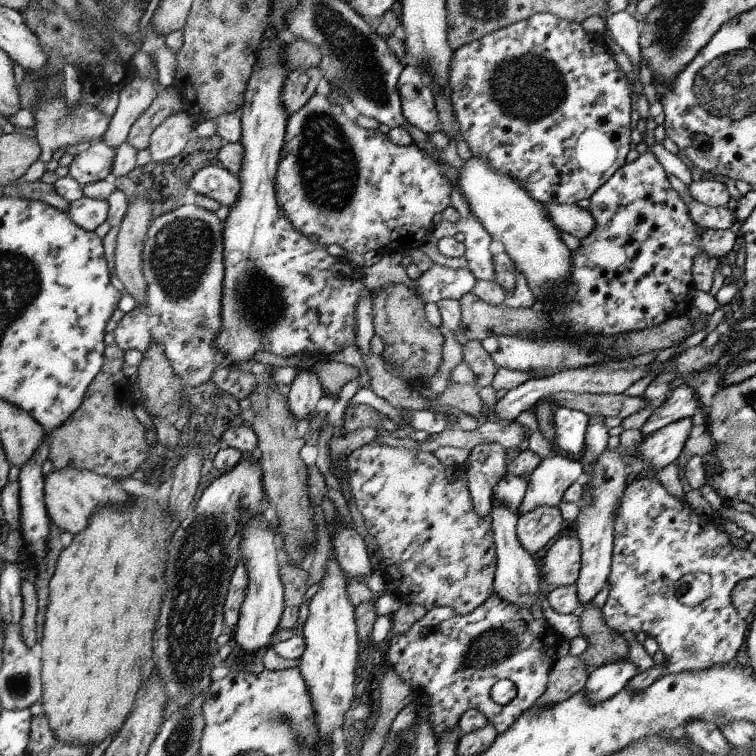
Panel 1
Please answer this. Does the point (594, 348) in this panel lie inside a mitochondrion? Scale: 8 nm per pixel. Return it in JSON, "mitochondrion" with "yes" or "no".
{"mitochondrion":"no"}

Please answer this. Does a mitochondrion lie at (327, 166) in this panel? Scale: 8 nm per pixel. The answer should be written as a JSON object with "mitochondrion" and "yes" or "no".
{"mitochondrion":"yes"}

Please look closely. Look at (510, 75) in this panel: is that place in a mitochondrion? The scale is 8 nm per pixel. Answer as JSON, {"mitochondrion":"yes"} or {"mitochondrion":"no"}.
{"mitochondrion":"yes"}

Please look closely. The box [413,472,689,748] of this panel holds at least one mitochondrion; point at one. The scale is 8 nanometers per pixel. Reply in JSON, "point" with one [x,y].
{"point":[490,646]}

